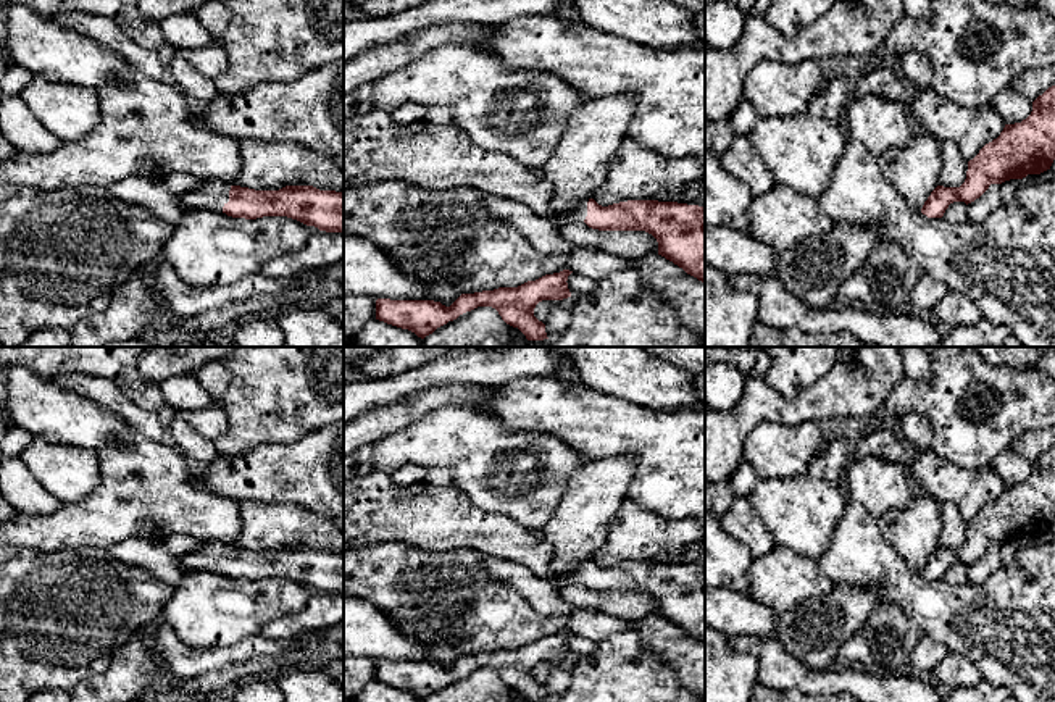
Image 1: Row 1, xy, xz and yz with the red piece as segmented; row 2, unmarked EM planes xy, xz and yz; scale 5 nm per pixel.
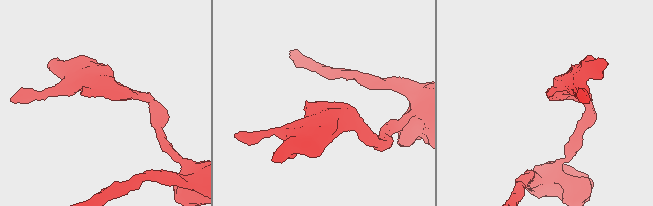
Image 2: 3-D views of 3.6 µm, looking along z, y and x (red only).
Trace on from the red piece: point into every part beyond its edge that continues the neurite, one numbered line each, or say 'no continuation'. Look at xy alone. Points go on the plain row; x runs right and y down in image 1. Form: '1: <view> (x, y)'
1: xy (212, 555)

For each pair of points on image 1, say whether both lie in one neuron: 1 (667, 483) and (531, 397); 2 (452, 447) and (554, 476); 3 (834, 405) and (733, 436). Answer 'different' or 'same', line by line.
1: same
2: same
3: same

